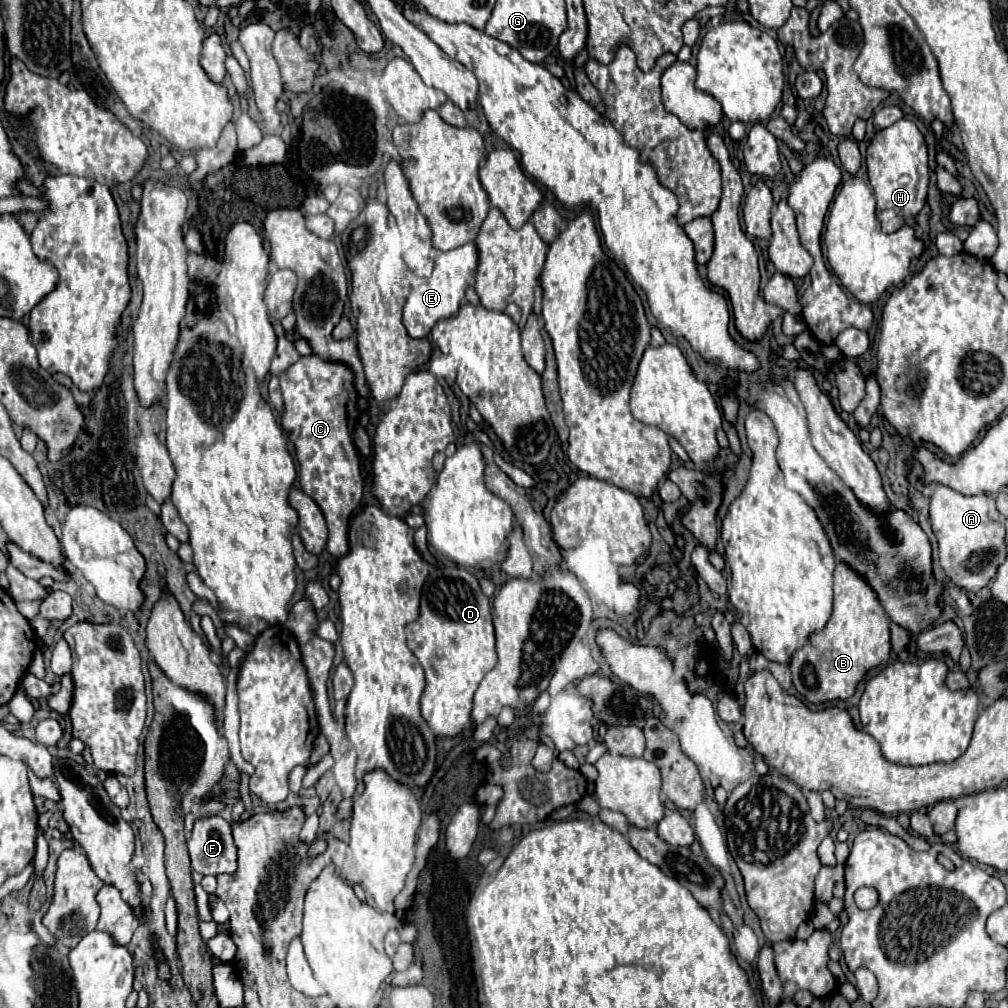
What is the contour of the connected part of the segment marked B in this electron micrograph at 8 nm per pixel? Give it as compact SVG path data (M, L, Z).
M837 564L834 571L834 596L833 614L827 622L827 626L821 632L811 634L809 642L799 648L793 658L791 658L791 674L793 674L793 686L797 692L811 704L821 704L821 702L833 702L833 700L847 700L855 694L859 682L863 676L877 666L885 666L891 656L891 636L889 636L889 618L883 612L883 606L879 604L875 592L867 586L867 582L853 572L845 564Z

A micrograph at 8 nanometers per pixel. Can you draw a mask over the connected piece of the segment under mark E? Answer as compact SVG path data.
M469 242L459 248L441 252L435 260L433 274L429 278L413 280L411 294L407 296L407 302L403 308L403 324L409 332L409 336L425 338L431 332L431 328L435 326L435 322L449 318L459 310L459 306L465 298L465 290L475 284L477 266L479 266L479 250L477 250L475 242Z

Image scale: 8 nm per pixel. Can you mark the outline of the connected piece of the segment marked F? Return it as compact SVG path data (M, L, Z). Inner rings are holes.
M219 814L195 820L191 838L189 838L189 854L191 854L191 868L199 874L211 874L217 876L221 872L235 872L237 868L237 848L233 844L231 836L231 824L223 820Z

